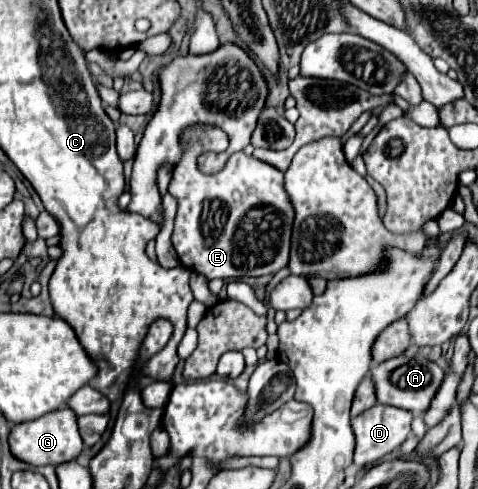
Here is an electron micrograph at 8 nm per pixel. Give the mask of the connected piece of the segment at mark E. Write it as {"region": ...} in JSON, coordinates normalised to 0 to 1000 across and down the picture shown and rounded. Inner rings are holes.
{"region":[[[414,254],[385,266],[379,278],[383,319],[366,339],[362,368],[354,376],[354,397],[370,409],[370,446],[358,495],[379,540],[425,560],[433,573],[584,556],[600,544],[613,462],[613,421],[605,421],[605,405],[592,384],[592,356],[513,311],[487,315],[450,360],[425,356],[412,339],[412,323],[421,315],[412,294],[423,294],[423,313],[460,313],[475,305],[479,284],[452,258],[400,266],[418,260]],[[525,429],[533,429],[533,442],[521,442]]]}

